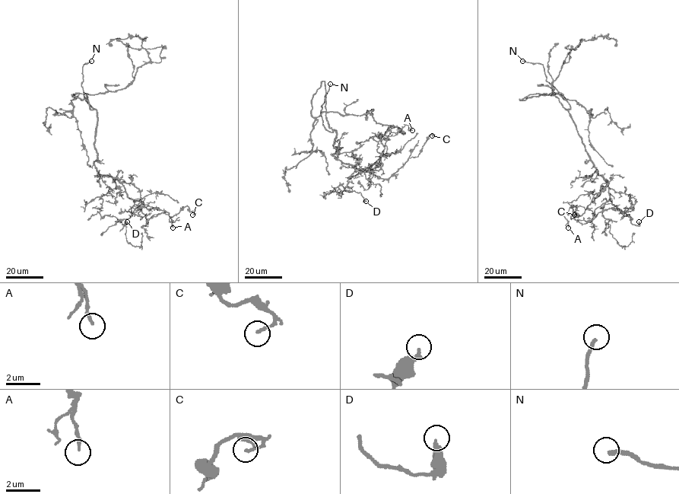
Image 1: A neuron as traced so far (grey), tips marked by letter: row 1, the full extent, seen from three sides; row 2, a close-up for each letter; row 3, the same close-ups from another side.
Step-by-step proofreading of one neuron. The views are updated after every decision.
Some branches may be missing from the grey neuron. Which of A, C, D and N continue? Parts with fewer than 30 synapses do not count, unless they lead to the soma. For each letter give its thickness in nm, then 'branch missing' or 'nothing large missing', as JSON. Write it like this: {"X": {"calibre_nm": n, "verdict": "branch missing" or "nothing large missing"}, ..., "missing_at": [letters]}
{"A": {"calibre_nm": 170, "verdict": "nothing large missing"}, "C": {"calibre_nm": 140, "verdict": "nothing large missing"}, "D": {"calibre_nm": 280, "verdict": "nothing large missing"}, "N": {"calibre_nm": 200, "verdict": "branch missing"}, "missing_at": ["N"]}

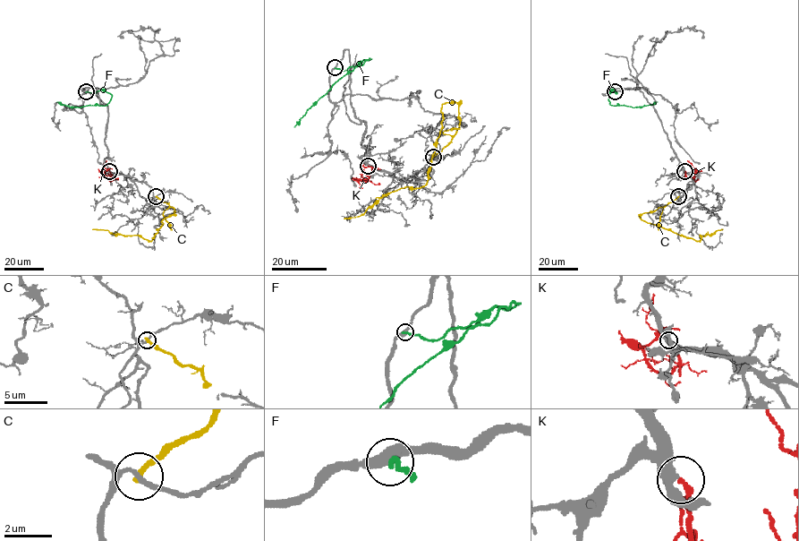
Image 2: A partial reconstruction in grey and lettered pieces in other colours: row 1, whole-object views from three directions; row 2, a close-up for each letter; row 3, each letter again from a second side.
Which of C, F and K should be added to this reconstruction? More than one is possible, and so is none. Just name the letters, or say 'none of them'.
K

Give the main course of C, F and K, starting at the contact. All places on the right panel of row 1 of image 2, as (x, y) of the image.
C: (678, 196), (640, 217), (698, 241), (700, 235), (711, 235), (722, 229)
F: (615, 91), (616, 94), (612, 90), (608, 95), (609, 104), (613, 106), (641, 107), (657, 101)
K: (684, 171), (687, 179), (694, 179), (696, 170), (687, 160)

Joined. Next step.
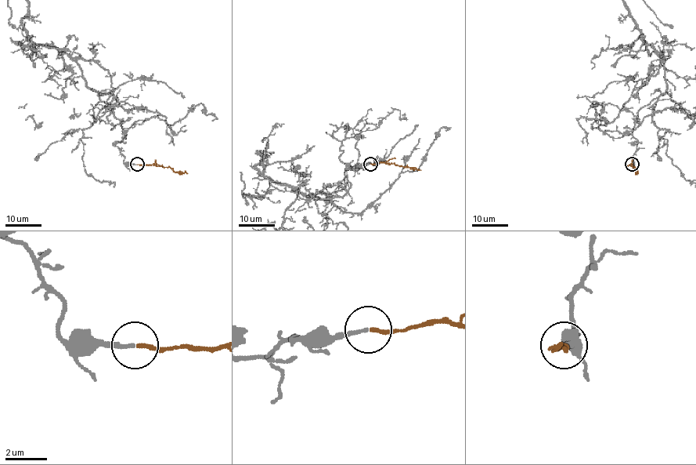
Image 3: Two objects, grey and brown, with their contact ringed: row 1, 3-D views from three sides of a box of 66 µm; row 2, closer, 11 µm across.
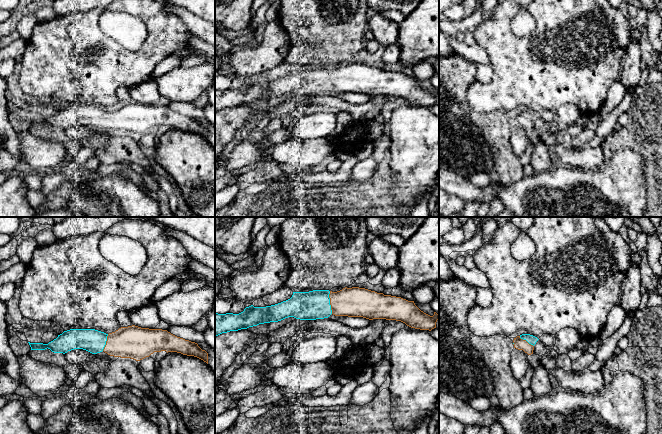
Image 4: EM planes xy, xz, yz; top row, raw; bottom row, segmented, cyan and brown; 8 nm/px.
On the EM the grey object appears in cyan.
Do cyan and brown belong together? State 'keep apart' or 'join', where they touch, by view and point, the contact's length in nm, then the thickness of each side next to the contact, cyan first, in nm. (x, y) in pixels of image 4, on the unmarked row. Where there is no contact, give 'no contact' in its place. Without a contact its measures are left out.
join; contact xz (329, 78); length 190 nm; calibres 240 and 240 nm

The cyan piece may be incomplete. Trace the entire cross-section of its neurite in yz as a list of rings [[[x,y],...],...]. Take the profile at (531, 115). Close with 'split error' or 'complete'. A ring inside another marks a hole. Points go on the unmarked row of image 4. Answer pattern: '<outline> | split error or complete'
[[[522,110],[513,116],[514,124],[523,126],[528,131],[533,130],[534,121],[539,115],[530,110]]] | split error

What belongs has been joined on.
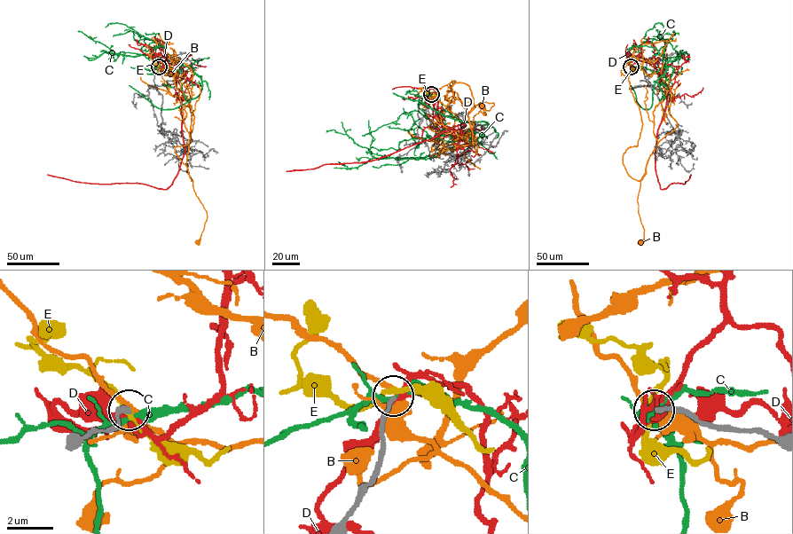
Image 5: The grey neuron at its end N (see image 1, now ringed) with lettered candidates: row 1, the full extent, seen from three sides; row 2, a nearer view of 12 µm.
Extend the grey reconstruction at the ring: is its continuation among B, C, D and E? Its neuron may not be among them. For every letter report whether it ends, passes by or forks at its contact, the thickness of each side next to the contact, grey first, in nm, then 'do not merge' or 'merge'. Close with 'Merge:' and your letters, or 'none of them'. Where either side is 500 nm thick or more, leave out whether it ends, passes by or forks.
B: it forks there; 300 nm thick on the grey side, 440 nm on the other; do not merge
C: it forks there; 240 nm thick on the grey side, 240 nm on the other; do not merge
D: it passes by; 300 nm thick on the grey side, 280 nm on the other; do not merge
E: it passes by; 200 nm thick on the grey side, 200 nm on the other; do not merge
Merge: none of them

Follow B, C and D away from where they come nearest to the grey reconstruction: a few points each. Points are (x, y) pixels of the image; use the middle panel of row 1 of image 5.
B: (431, 95), (446, 106), (451, 90), (465, 108), (451, 89), (464, 82), (475, 107), (493, 103), (482, 106)
C: (432, 94), (471, 141), (423, 158), (385, 158), (346, 134), (326, 131)
D: (431, 95), (436, 95), (438, 121), (462, 139), (461, 129), (466, 125), (458, 125), (377, 159), (286, 170)

